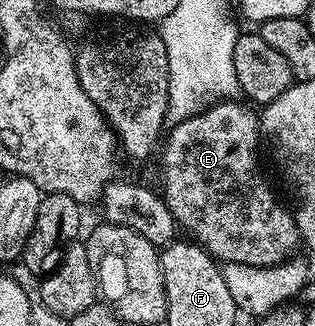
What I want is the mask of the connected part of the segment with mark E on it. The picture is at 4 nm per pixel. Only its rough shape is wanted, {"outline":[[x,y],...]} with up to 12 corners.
{"outline":[[217,101],[169,129],[160,195],[215,260],[298,252],[258,165],[259,113]]}

